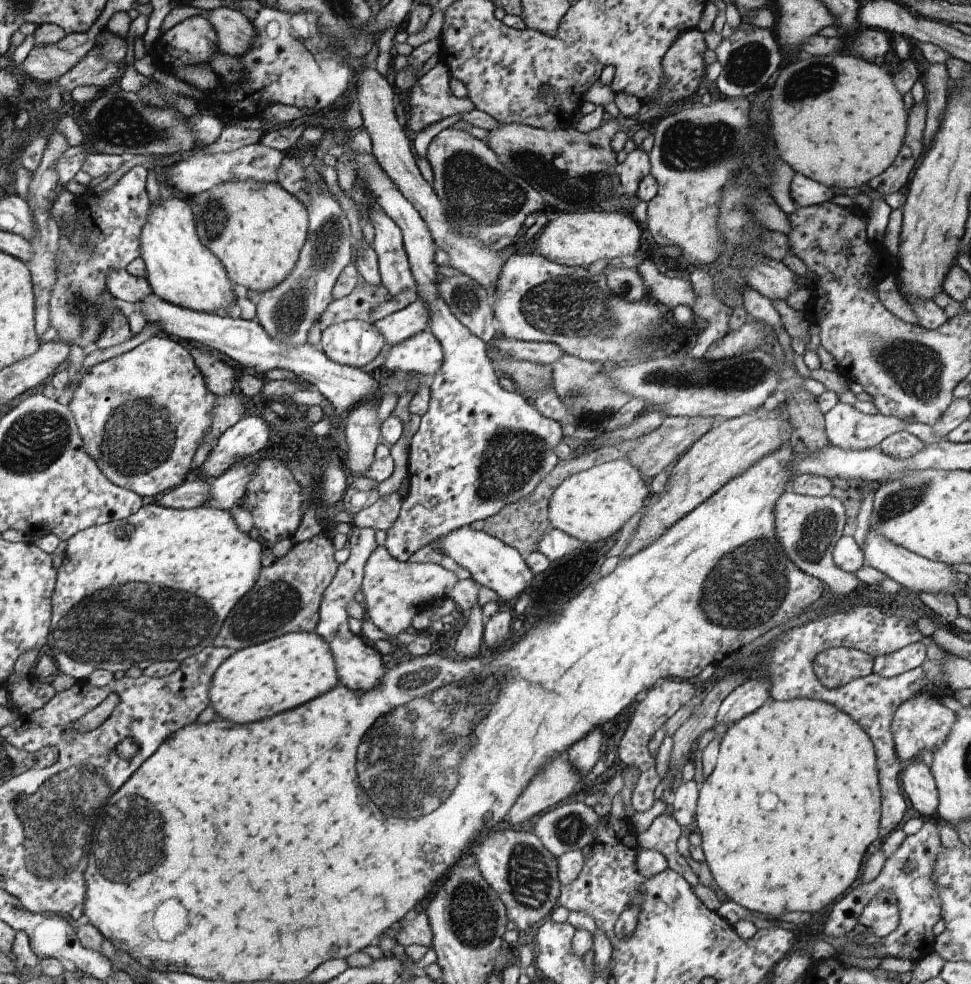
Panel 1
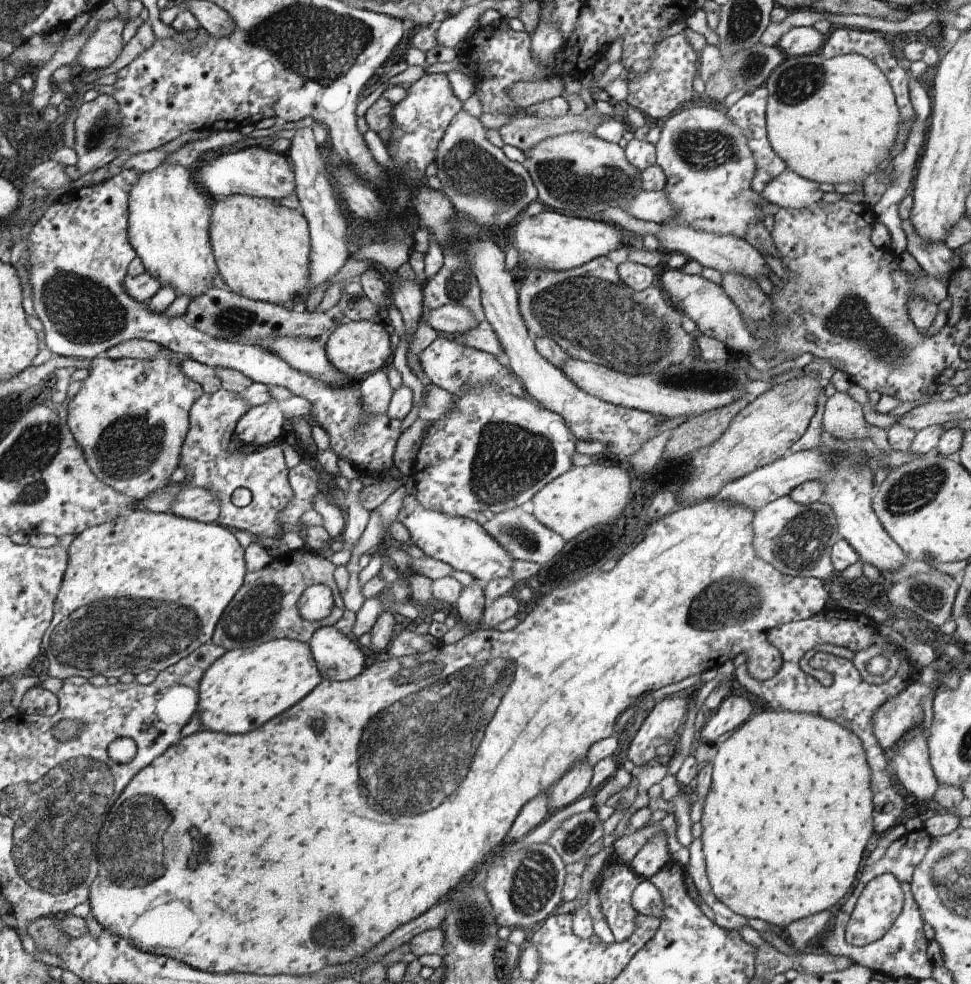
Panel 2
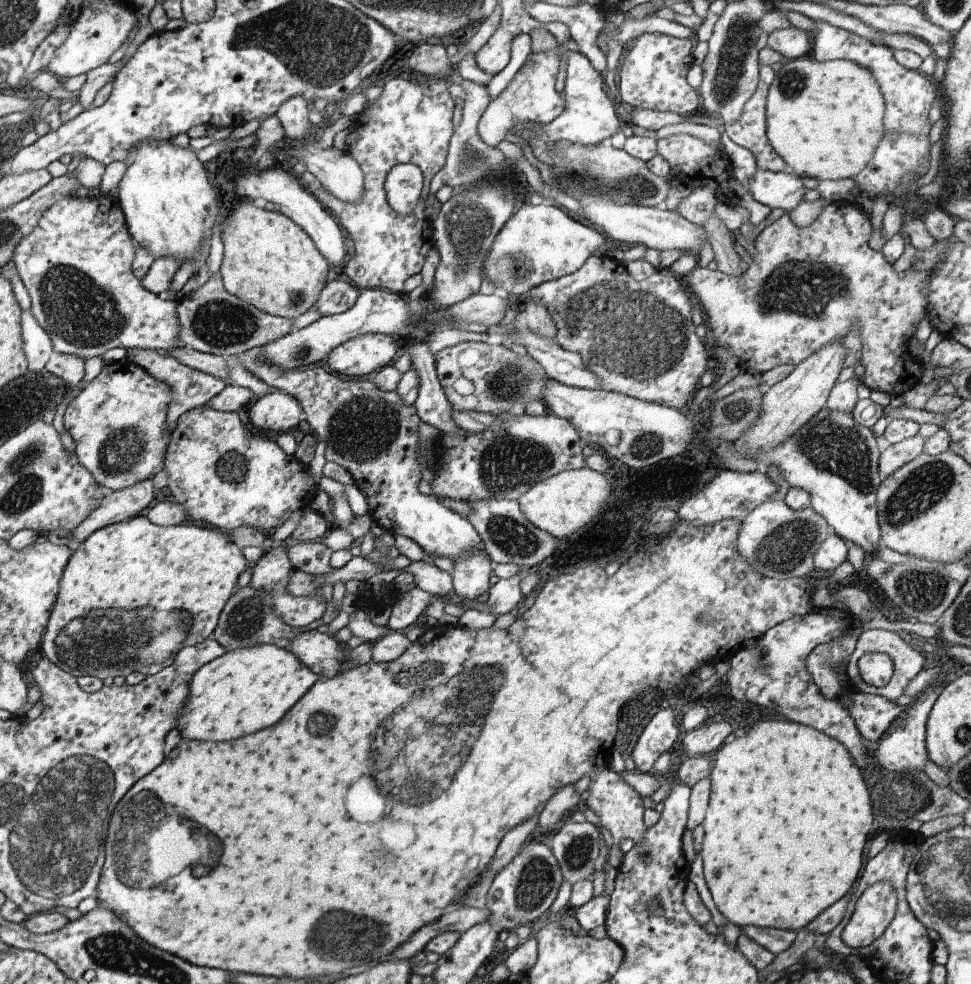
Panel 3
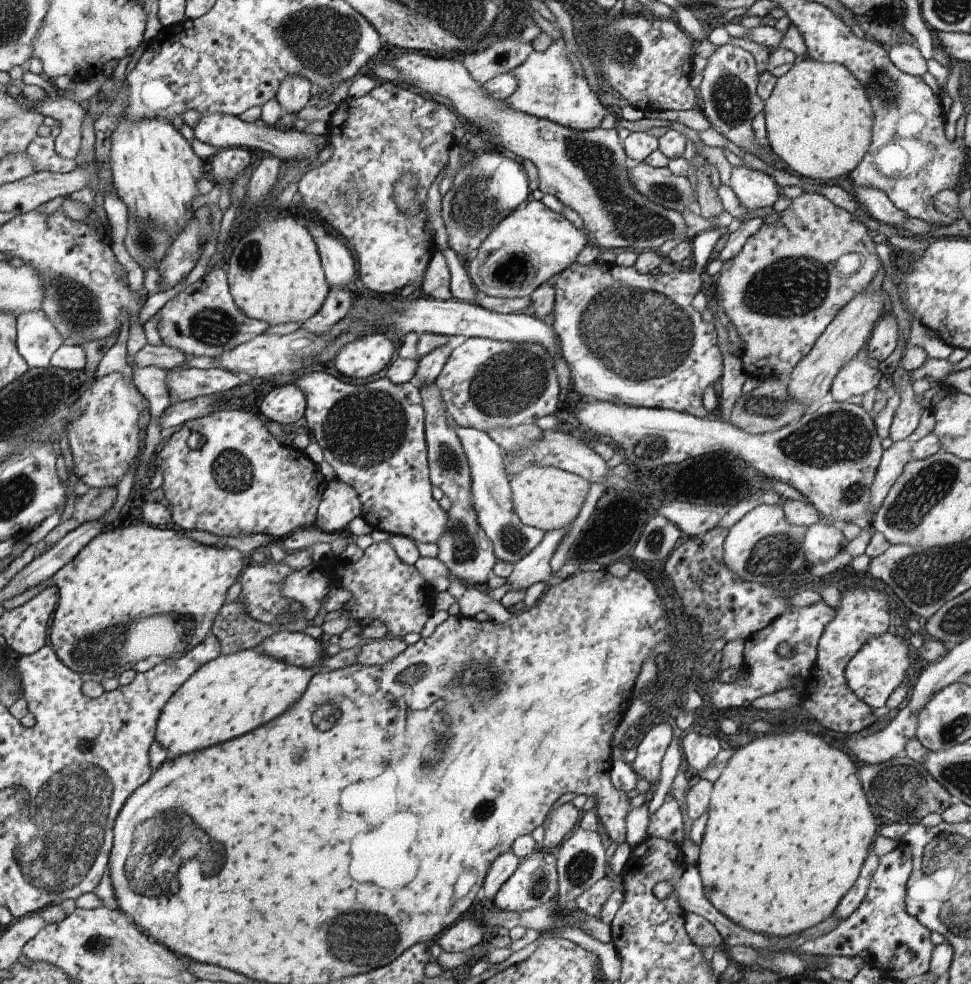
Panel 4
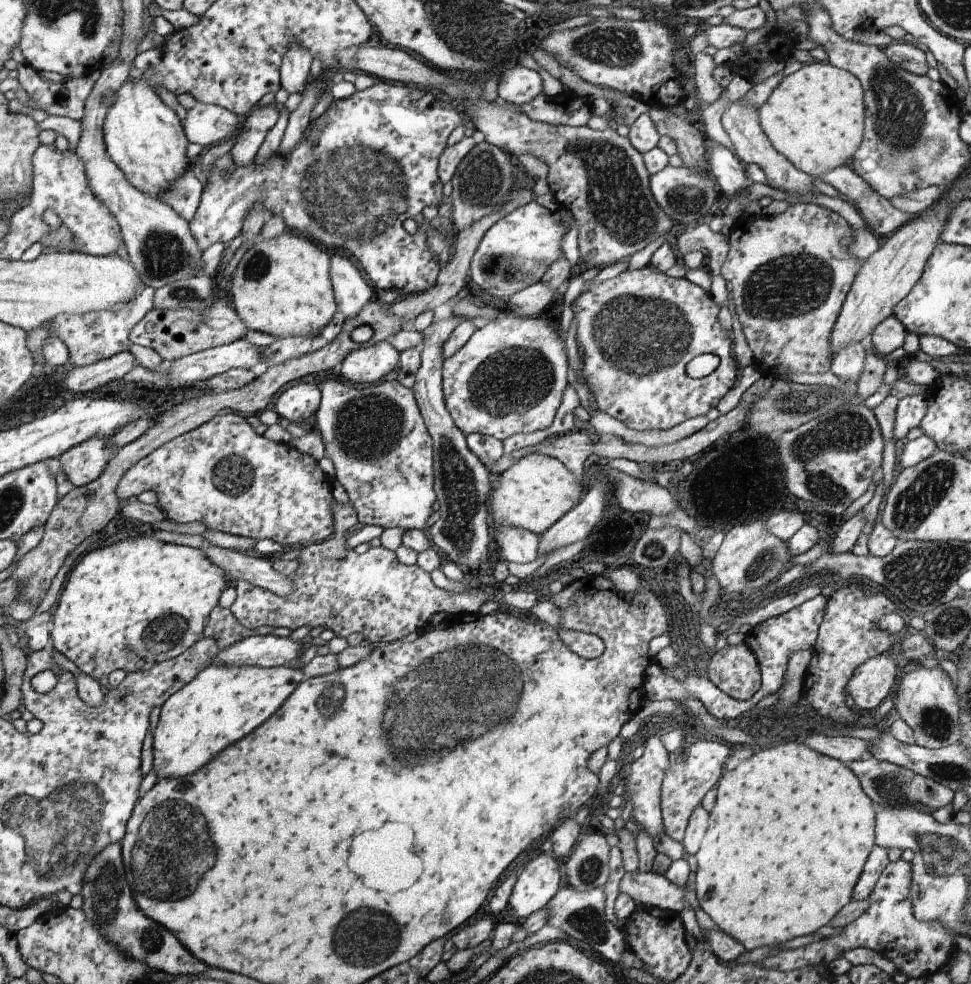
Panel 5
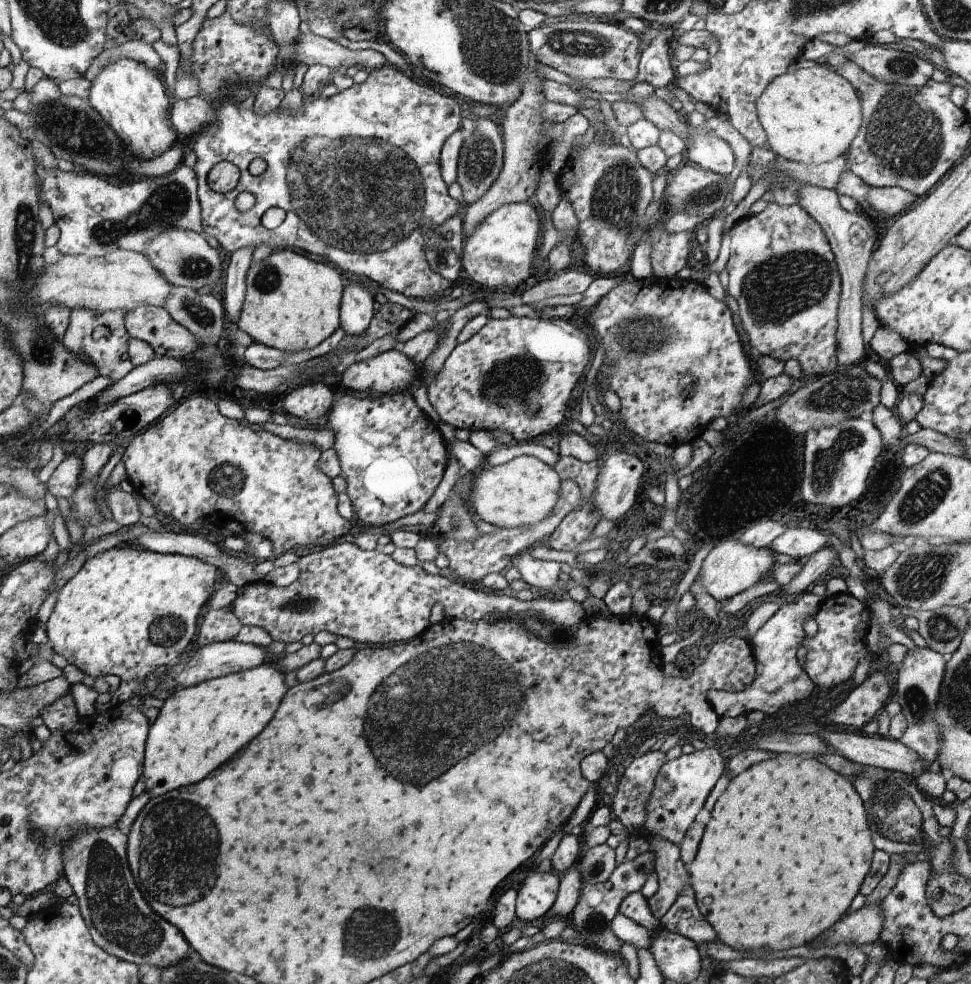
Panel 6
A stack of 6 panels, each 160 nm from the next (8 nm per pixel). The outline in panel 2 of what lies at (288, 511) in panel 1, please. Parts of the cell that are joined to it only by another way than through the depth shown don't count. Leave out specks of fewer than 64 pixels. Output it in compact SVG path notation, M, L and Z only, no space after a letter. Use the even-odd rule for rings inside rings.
M226 389L215 393L204 393L195 402L190 414L190 432L181 450L181 467L186 472L181 487L200 487L212 491L219 500L221 511L218 521L228 528L242 529L254 536L282 536L278 514L288 509L287 504L294 498L294 491L288 484L288 466L284 452L278 444L251 448L234 438L236 425L253 406L241 393ZM236 488L248 488L253 493L250 504L235 506L230 497Z

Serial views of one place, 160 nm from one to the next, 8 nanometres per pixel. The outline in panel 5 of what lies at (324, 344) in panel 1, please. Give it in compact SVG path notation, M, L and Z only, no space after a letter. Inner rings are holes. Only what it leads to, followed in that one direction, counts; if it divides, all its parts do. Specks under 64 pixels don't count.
M390 341L370 342L349 352L341 364L340 374L346 380L365 386L394 376L398 352L395 346L390 346Z

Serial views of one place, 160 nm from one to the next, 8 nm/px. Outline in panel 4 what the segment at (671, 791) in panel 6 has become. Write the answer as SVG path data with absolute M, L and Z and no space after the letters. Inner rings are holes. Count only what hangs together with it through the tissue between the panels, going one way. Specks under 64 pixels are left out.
M690 732L681 740L683 754L687 762L694 767L699 775L716 758L716 755L725 747L716 736L702 735ZM673 799L670 802L665 802L652 815L649 815L647 831L649 836L662 837L670 839L672 842L681 846L684 833L682 832L682 814L678 803Z

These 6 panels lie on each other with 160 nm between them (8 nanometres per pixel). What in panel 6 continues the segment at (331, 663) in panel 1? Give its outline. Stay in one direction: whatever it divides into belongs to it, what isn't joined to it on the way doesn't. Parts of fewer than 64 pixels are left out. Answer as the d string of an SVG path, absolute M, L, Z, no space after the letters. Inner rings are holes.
M275 663L258 665L254 669L230 673L189 687L176 688L164 700L156 721L147 736L146 758L143 775L146 779L145 790L152 797L162 796L174 789L196 784L206 778L212 770L228 762L240 752L250 740L255 740L260 732L270 724L278 712L284 696L290 688L284 679L286 672Z

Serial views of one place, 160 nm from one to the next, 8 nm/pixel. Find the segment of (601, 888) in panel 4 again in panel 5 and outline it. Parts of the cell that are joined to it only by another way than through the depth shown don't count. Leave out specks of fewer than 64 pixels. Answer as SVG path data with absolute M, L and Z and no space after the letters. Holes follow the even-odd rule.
M625 871L619 883L619 892L626 893L638 906L660 907L674 914L685 908L695 911L699 907L692 881L677 885L656 872Z

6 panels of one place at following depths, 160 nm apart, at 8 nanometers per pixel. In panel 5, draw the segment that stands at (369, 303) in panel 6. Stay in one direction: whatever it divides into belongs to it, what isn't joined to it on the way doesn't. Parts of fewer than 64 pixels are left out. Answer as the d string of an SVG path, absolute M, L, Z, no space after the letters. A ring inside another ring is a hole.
M331 251L331 283L335 291L335 301L345 318L353 317L377 292L362 278L360 270L350 257L338 251Z

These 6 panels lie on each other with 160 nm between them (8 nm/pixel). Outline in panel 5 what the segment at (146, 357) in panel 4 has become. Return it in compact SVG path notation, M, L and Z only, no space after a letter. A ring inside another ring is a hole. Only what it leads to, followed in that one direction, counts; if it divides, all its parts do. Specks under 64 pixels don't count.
M124 351L94 364L73 366L66 374L65 383L68 390L81 395L96 390L110 380L121 382L123 376L138 365L135 356L130 351Z

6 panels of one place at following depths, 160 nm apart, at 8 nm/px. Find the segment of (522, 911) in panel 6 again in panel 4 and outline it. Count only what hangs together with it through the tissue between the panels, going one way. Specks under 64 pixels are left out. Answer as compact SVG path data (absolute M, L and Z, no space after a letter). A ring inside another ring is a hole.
M537 847L529 855L519 858L516 870L495 894L493 903L501 911L516 913L529 911L555 901L559 891L558 883L557 860L554 851Z

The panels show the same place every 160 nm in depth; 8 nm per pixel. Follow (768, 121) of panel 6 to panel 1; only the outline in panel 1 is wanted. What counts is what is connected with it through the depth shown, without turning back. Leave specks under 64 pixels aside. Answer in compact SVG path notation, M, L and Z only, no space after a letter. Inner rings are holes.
M806 52L801 53L801 57L795 61L783 64L782 68L776 73L771 81L770 87L770 132L776 144L776 150L779 158L786 164L790 165L796 173L807 176L813 181L826 185L827 187L836 188L860 188L868 184L875 176L882 174L898 156L900 149L907 135L907 126L909 125L909 112L906 111L903 95L896 89L893 76L887 73L883 66L874 62L867 61L856 54L838 53L836 55L822 55L813 57Z

